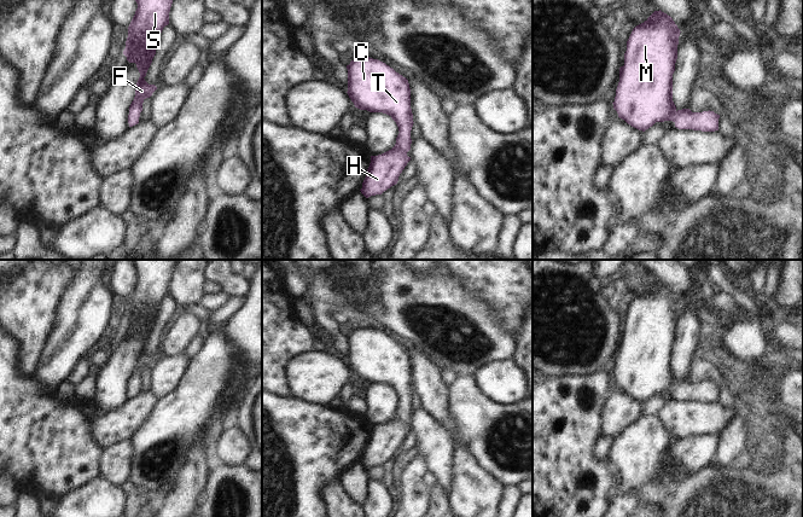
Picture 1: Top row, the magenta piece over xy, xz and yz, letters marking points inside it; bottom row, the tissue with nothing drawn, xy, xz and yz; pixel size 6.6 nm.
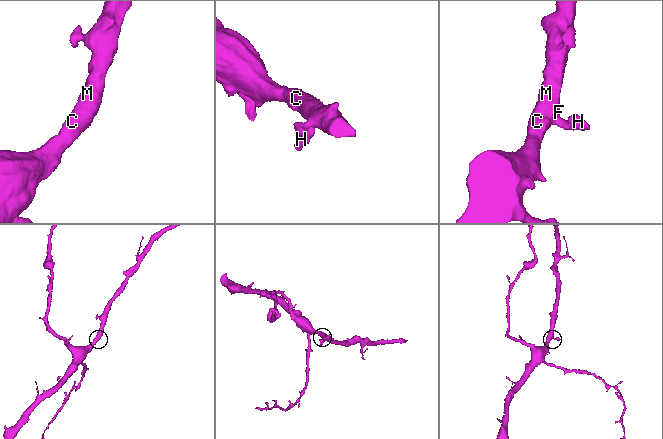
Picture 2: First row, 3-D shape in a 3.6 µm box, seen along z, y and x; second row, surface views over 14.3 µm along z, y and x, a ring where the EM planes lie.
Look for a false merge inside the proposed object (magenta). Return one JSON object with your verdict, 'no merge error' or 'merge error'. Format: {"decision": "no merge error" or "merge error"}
{"decision": "no merge error"}

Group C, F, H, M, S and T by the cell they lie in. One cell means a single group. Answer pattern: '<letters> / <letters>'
C F H M S T

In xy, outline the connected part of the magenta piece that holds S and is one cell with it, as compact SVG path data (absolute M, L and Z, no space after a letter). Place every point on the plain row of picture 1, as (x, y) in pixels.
M133 260L138 279L128 297L128 308L123 325L129 333L135 333L140 348L135 367L129 377L128 394L139 394L142 373L157 360L145 352L146 343L158 318L161 303L169 295L169 283L179 260Z

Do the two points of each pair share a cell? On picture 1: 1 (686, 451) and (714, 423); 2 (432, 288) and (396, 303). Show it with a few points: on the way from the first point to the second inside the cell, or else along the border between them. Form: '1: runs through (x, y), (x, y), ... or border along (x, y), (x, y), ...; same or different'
1: border along (719, 431), (691, 435), (678, 441); different
2: runs through (424, 296), (420, 300), (405, 303); same

